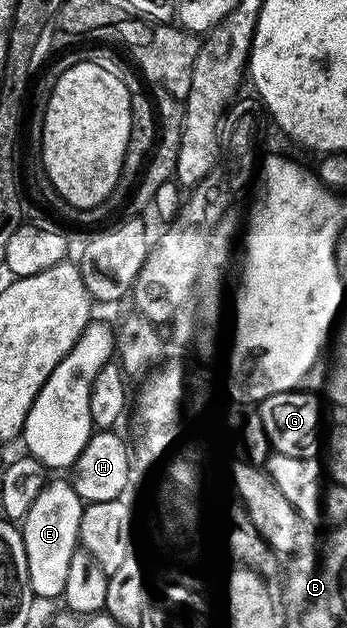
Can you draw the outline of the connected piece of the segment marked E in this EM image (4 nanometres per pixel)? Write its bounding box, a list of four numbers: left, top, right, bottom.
[22,480,85,598]

